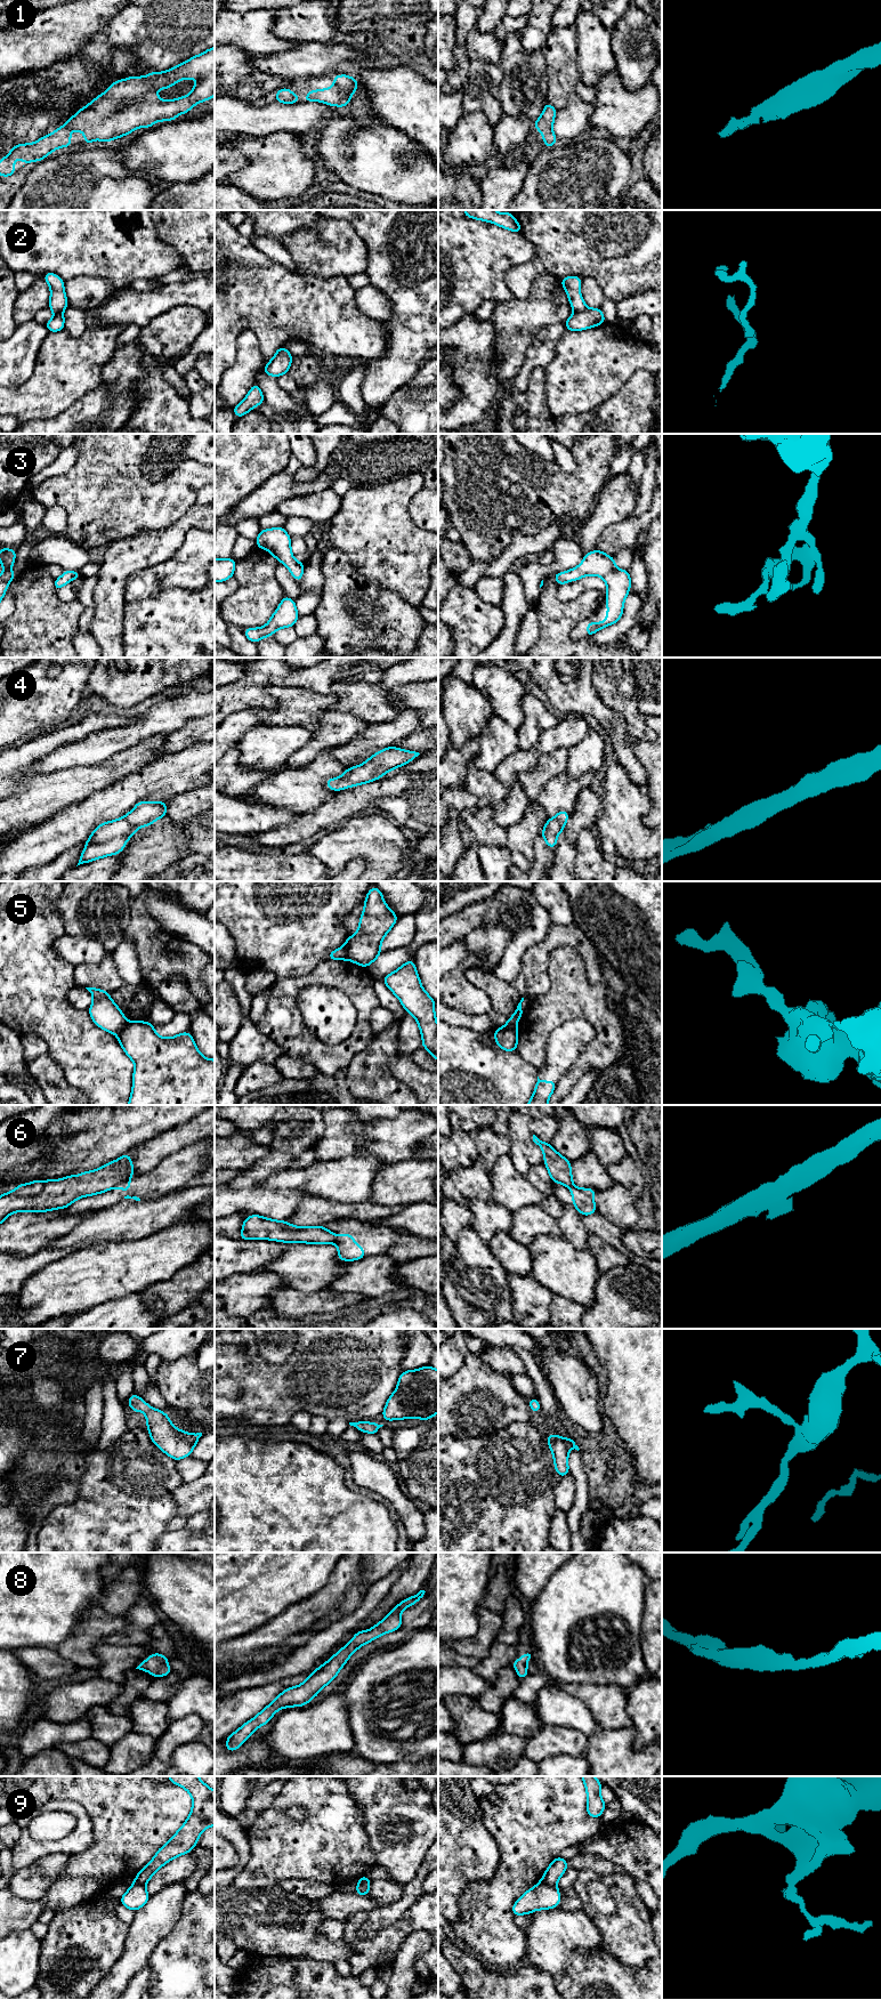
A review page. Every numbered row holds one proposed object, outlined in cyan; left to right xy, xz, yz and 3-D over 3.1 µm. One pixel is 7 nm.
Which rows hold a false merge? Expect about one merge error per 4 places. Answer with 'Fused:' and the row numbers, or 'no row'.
Fused: 2, 5, 6, 9

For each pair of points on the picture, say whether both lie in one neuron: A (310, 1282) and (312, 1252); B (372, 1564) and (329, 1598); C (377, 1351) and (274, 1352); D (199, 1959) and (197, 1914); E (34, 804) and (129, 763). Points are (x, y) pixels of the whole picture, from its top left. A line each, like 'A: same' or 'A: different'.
A: same
B: different
C: different
D: same
E: same

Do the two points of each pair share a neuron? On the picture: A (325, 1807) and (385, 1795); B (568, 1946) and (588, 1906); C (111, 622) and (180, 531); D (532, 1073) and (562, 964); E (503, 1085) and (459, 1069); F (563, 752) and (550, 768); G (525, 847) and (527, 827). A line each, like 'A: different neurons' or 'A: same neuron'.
A: different neurons
B: different neurons
C: same neuron
D: different neurons
E: same neuron
F: same neuron
G: same neuron

